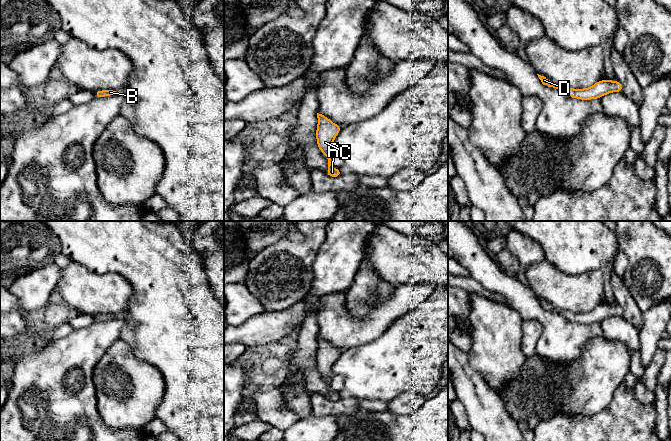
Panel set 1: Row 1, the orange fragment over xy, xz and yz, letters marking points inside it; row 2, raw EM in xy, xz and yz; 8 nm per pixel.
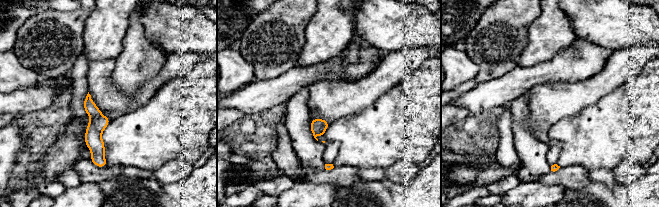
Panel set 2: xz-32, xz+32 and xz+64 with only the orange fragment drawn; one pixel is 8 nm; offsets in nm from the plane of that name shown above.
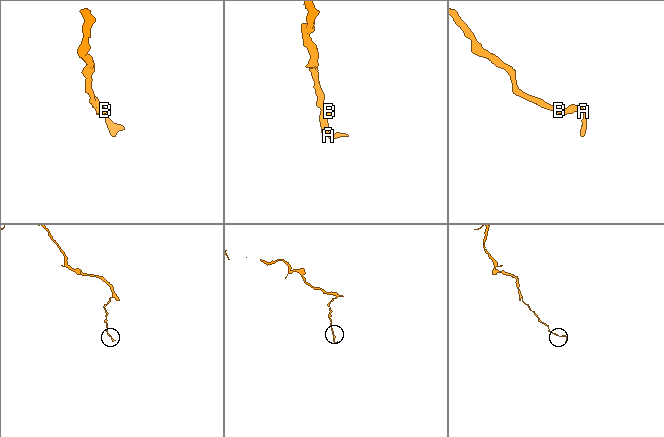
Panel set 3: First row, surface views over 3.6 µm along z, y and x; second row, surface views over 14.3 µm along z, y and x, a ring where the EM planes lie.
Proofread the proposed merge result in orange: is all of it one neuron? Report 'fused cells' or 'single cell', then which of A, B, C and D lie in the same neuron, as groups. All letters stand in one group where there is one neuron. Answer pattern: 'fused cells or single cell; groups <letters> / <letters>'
single cell; groups A B C D

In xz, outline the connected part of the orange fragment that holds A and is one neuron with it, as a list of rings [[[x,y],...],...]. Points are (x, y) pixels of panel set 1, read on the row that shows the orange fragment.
[[[317,113],[317,118],[318,118],[318,126],[316,130],[317,145],[320,151],[328,159],[328,175],[332,177],[337,177],[340,174],[340,172],[331,164],[331,158],[333,156],[333,153],[335,152],[332,146],[332,142],[341,131],[342,126],[332,123],[328,117],[319,113]]]

